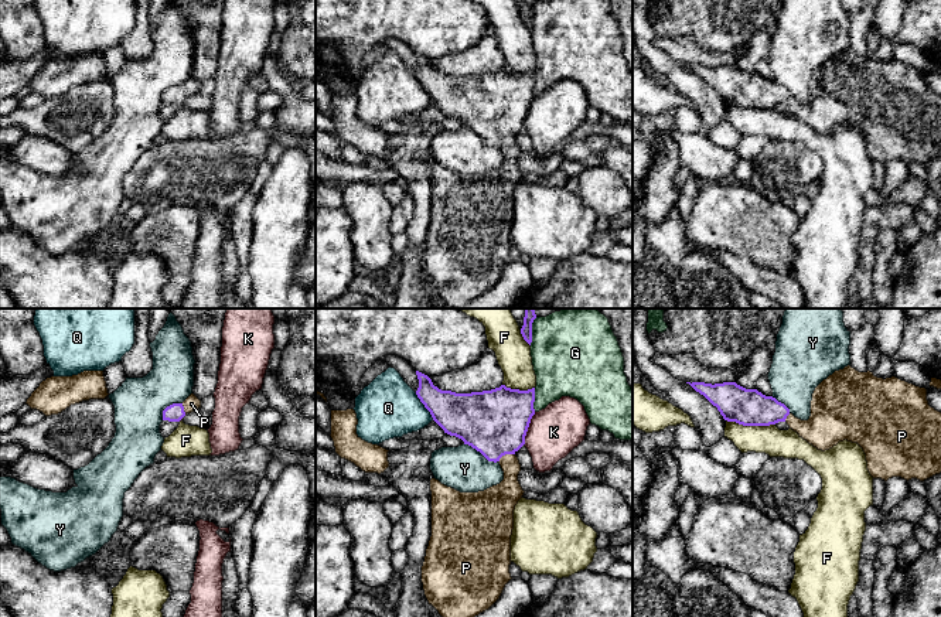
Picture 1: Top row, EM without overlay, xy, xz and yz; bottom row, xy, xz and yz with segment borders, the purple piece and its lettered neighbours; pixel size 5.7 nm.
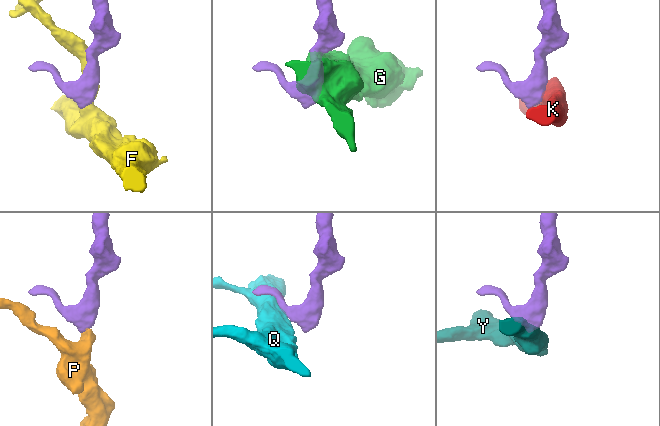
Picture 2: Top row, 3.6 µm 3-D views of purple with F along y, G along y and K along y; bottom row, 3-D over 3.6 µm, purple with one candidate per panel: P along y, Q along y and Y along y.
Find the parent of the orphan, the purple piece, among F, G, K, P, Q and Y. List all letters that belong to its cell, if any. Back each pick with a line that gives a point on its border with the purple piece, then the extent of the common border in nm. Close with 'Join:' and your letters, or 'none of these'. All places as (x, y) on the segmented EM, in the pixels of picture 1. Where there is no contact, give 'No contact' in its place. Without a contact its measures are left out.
P: Touches purple at xz (505, 453). Shared border 110 nm
Join: P

